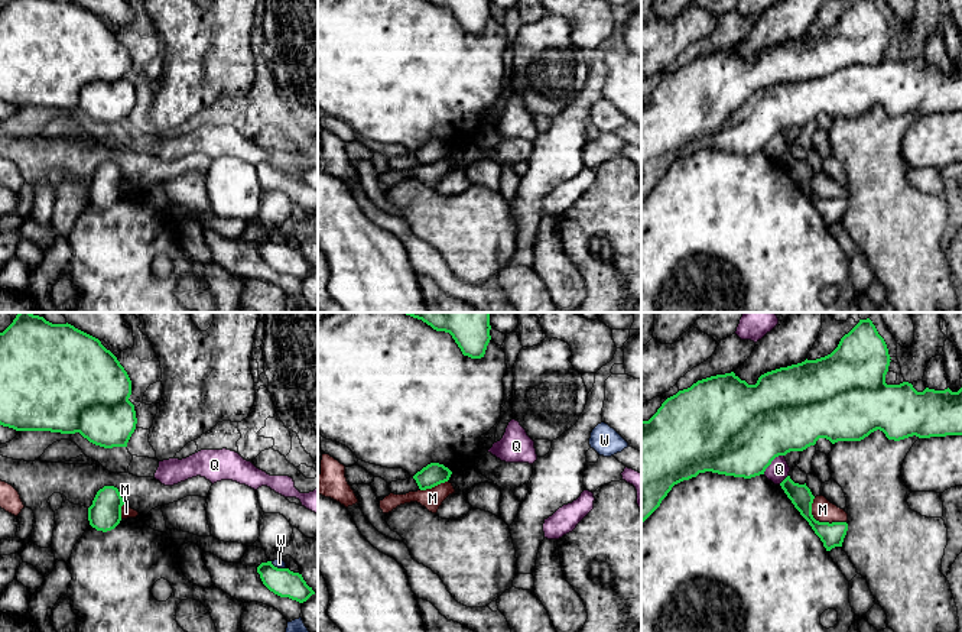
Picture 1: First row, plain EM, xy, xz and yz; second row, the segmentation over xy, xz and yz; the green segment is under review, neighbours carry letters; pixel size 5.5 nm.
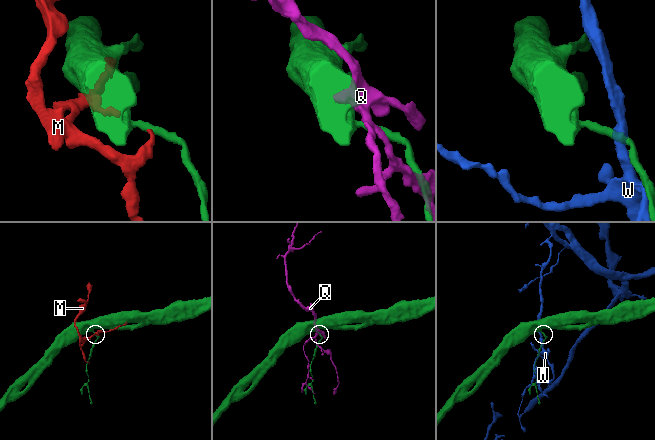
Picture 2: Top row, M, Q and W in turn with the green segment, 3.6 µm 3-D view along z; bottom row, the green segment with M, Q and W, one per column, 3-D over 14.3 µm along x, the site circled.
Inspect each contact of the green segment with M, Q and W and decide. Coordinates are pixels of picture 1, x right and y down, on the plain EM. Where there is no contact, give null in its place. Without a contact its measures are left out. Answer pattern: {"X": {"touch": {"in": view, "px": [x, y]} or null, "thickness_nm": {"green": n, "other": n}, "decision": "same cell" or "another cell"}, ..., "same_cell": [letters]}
{"M": {"touch": {"in": "yz", "px": [821, 198]}, "thickness_nm": {"green": 130, "other": 120}, "decision": "another cell"}, "Q": {"touch": {"in": "yz", "px": [772, 136]}, "thickness_nm": {"green": 500, "other": 120}, "decision": "another cell"}, "W": {"touch": {"in": "xy", "px": [276, 243]}, "thickness_nm": {"green": 160, "other": 60}, "decision": "another cell"}, "same_cell": []}

